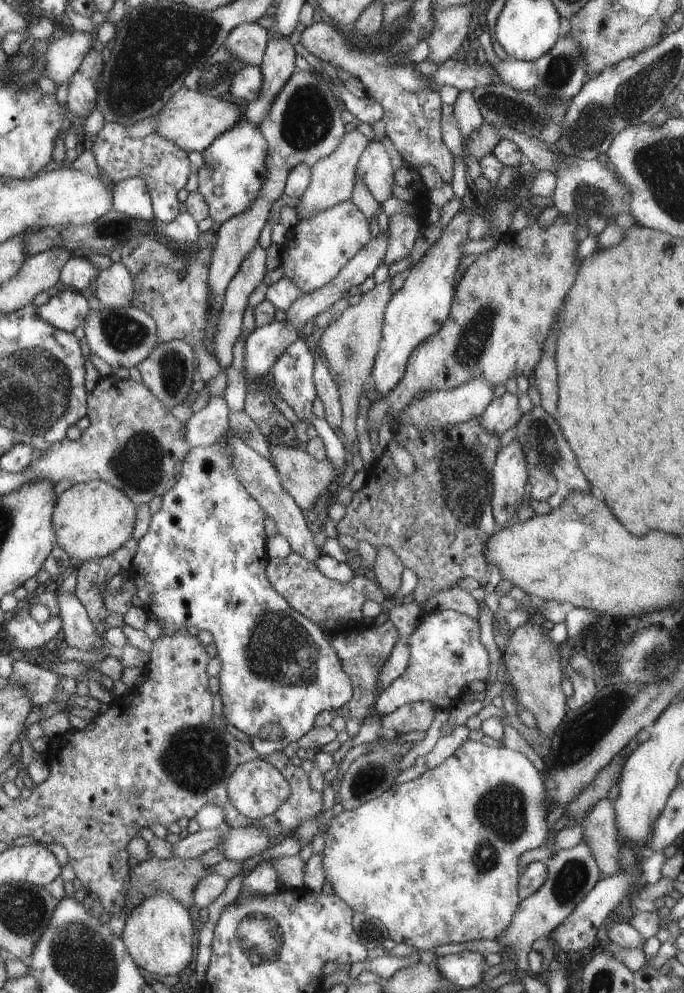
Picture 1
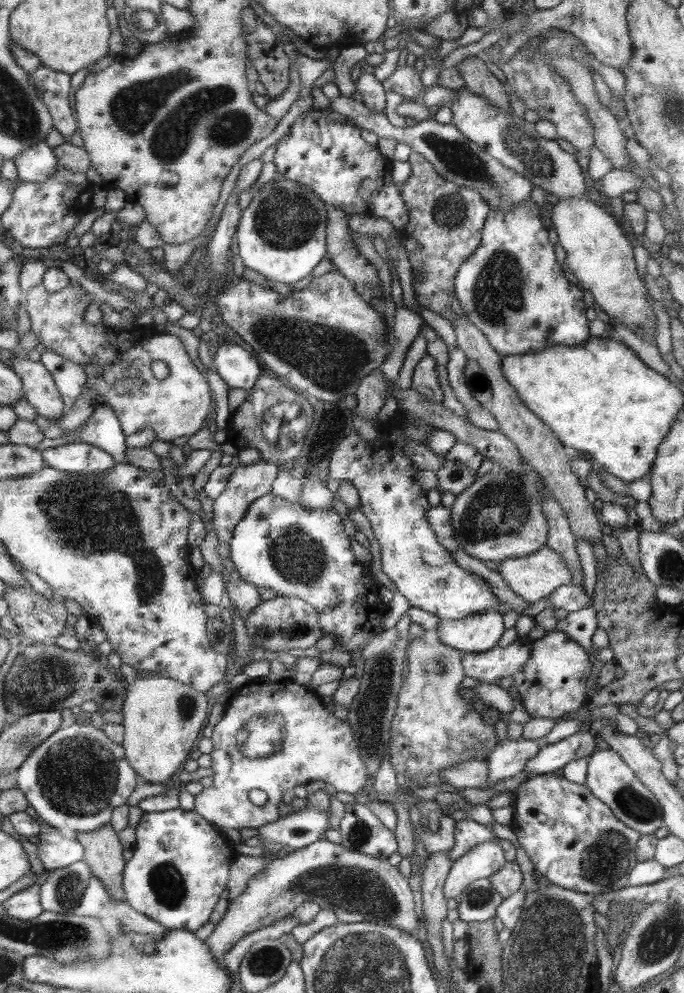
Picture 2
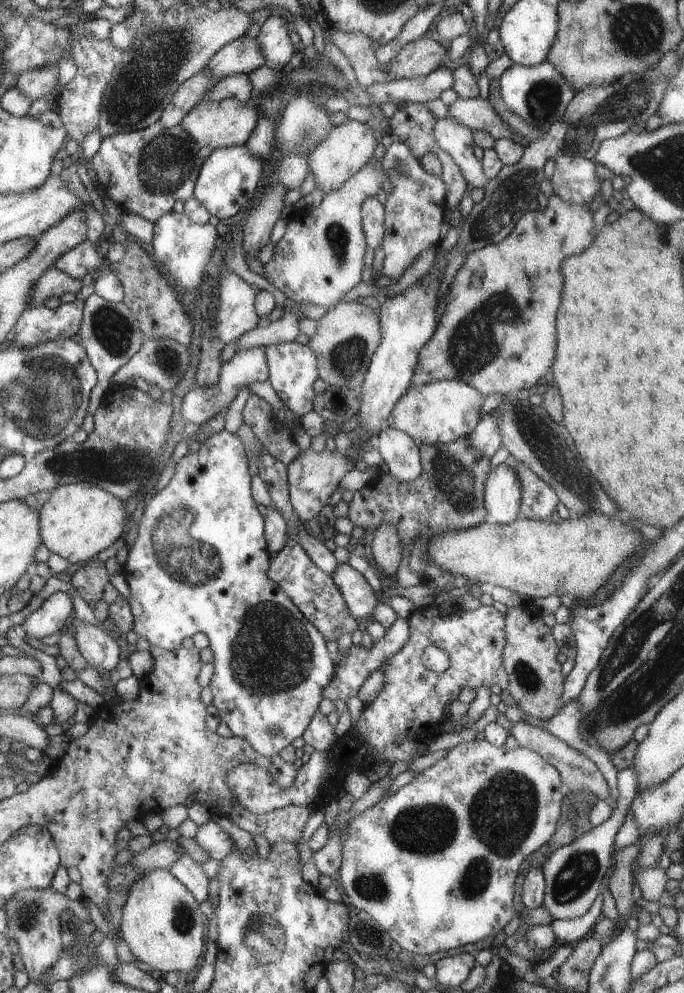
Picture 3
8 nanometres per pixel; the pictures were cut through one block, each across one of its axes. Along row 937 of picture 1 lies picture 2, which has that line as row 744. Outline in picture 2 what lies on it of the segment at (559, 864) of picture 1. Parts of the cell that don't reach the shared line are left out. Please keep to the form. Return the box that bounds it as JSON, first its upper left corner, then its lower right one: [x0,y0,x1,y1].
[482,737,540,789]

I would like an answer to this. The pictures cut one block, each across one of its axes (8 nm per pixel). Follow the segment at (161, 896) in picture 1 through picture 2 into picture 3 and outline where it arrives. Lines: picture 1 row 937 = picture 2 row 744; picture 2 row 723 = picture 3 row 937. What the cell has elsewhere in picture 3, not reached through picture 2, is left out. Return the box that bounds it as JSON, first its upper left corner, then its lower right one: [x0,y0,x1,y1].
[121,869,209,975]

